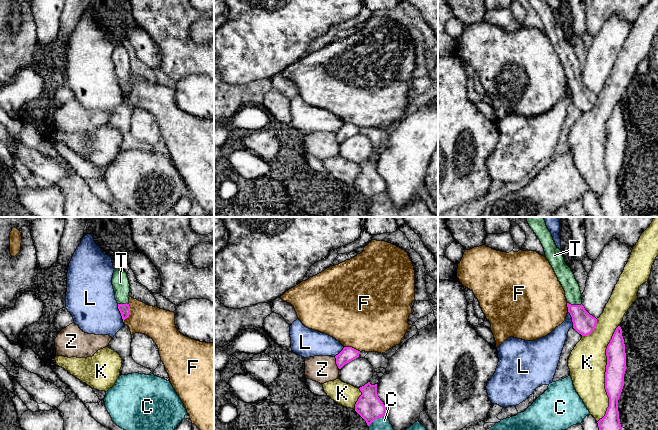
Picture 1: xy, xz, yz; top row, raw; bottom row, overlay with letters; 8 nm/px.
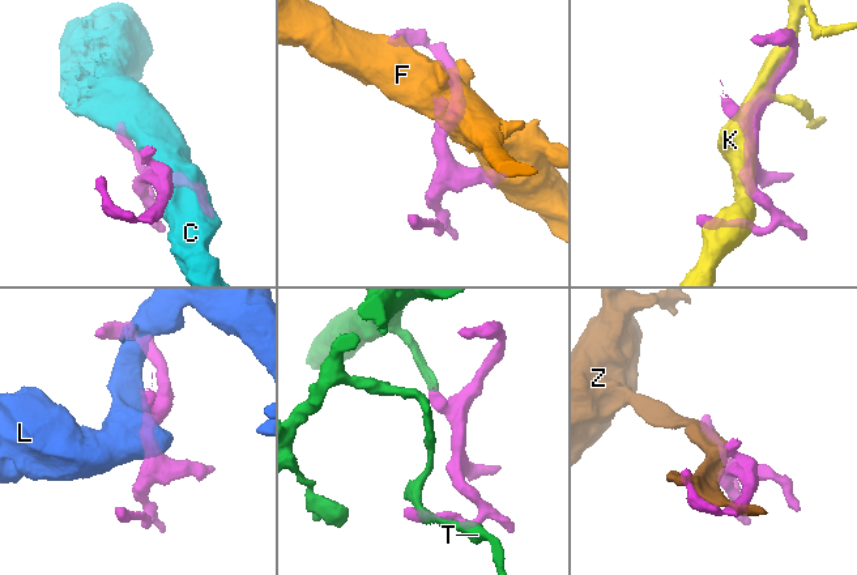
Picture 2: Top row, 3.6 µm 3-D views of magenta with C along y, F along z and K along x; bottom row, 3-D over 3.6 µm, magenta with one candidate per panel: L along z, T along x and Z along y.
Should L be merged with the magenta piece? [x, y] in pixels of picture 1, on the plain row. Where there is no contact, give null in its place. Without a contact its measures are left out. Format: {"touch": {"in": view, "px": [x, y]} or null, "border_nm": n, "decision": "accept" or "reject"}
{"touch": {"in": "xy", "px": [120, 88]}, "border_nm": 160, "decision": "reject"}

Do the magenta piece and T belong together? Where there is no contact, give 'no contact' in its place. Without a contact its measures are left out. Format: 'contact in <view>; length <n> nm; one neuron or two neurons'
contact in yz; length 120 nm; one neuron

